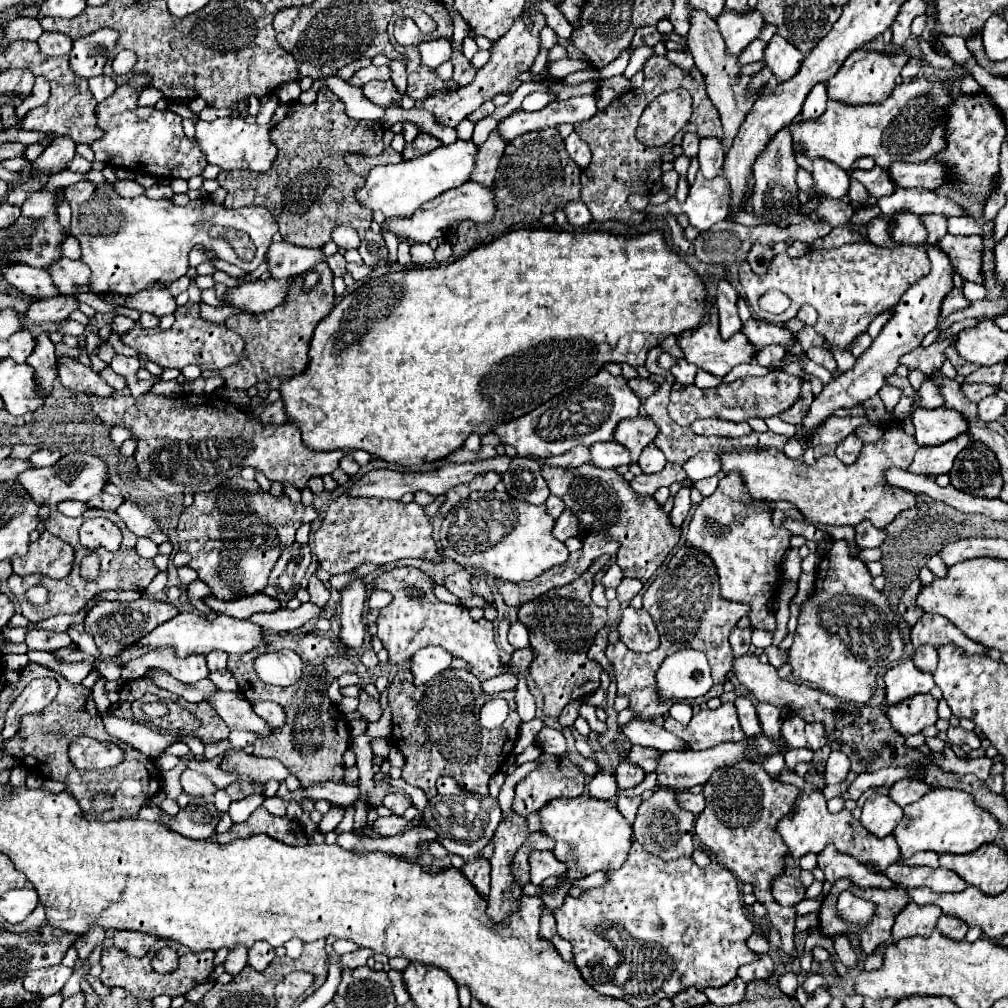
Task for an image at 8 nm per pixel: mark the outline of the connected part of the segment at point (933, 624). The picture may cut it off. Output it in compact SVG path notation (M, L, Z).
M923 614L917 620L917 624L911 630L911 642L913 642L913 648L919 648L923 644L931 644L937 648L941 644L953 642L965 648L965 654L987 654L987 648L983 644L969 640L947 618L937 614Z

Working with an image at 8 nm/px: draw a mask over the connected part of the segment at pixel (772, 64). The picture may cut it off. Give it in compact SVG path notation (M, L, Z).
M775 34L771 38L771 42L767 44L765 50L765 64L769 66L769 70L775 74L777 82L785 82L791 76L795 76L795 72L799 72L801 64L805 60L805 54L799 52L793 44L789 44L787 40L783 40L779 34Z

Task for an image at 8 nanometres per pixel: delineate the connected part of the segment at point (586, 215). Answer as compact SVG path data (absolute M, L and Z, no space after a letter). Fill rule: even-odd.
M573 200L571 204L567 204L567 208L563 208L563 212L571 226L585 226L591 222L591 212L587 210L587 206L581 200Z

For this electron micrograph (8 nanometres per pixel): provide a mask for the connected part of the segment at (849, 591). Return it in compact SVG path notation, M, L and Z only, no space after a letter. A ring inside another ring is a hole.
M837 540L821 560L813 596L801 604L799 624L789 664L793 678L847 702L867 704L877 686L877 674L903 656L905 640L899 634L899 616L887 596L875 590L865 562L849 556L849 544Z

